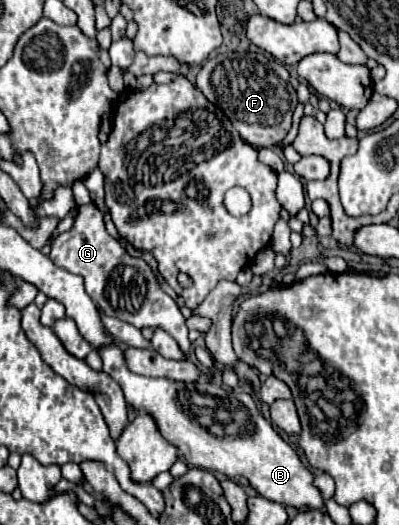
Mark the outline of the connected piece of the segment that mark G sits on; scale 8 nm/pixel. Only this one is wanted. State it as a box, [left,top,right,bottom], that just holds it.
[50,204,190,352]

